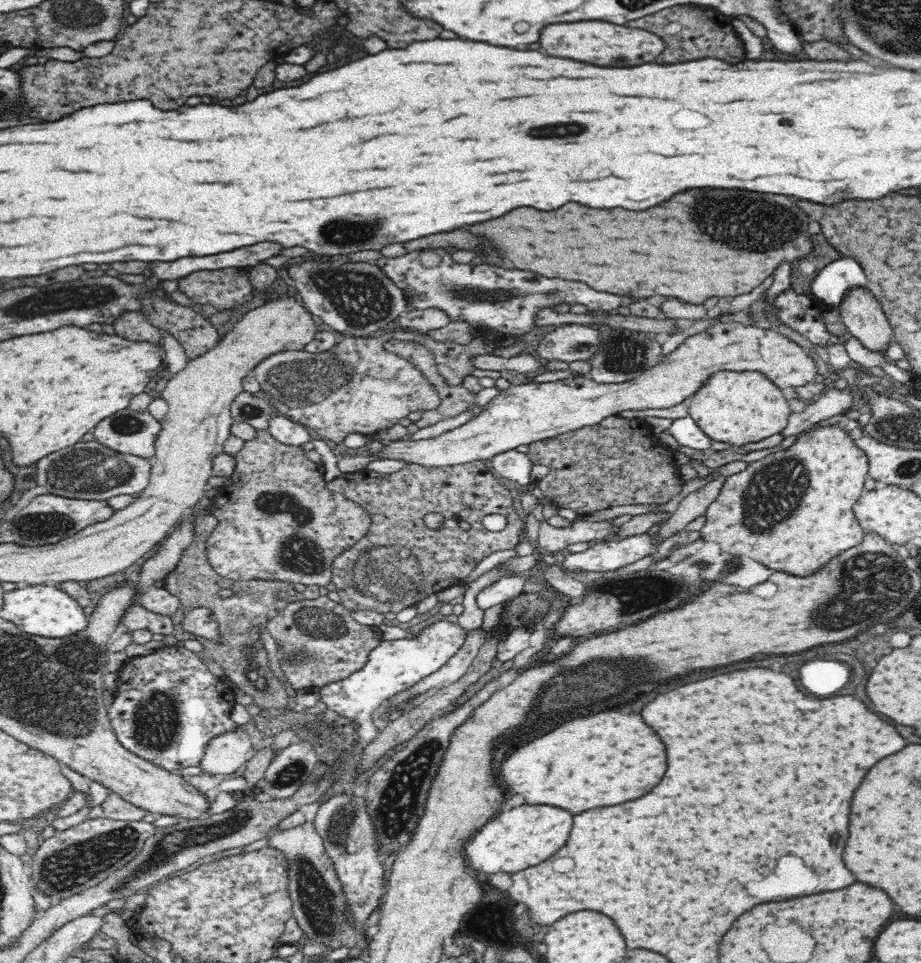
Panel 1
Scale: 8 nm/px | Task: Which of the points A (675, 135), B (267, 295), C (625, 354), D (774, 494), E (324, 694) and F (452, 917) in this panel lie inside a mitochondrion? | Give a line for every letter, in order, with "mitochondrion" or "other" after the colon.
A: other
B: other
C: mitochondrion
D: mitochondrion
E: other
F: other

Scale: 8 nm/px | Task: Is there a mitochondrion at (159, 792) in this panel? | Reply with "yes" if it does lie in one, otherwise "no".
no

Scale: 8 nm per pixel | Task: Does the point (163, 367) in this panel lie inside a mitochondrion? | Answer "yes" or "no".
no

